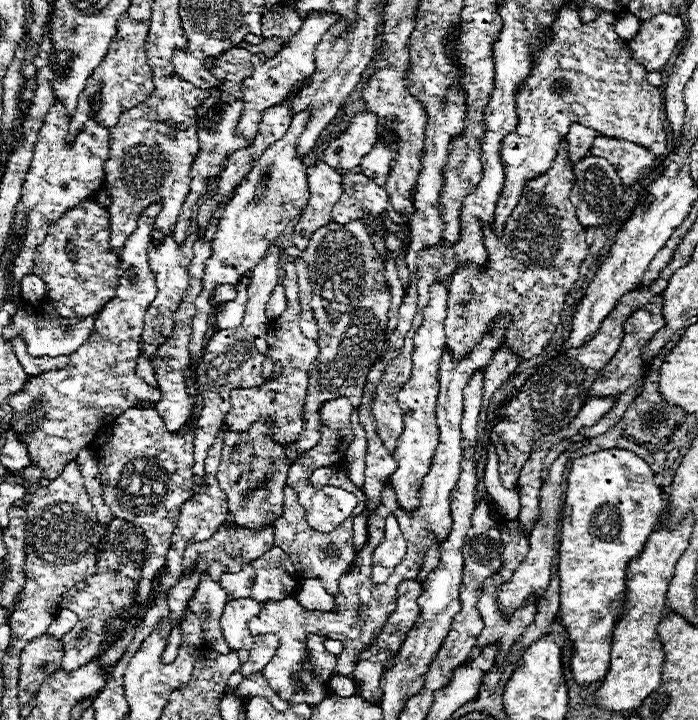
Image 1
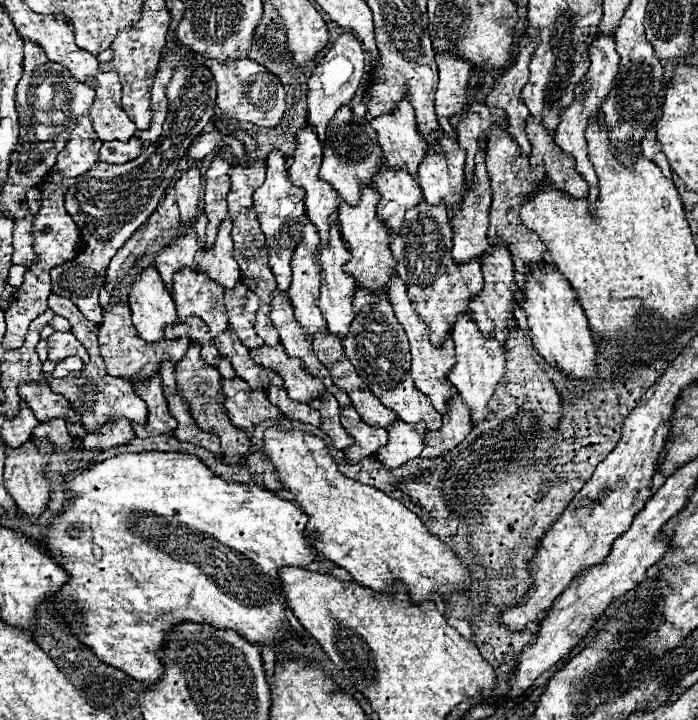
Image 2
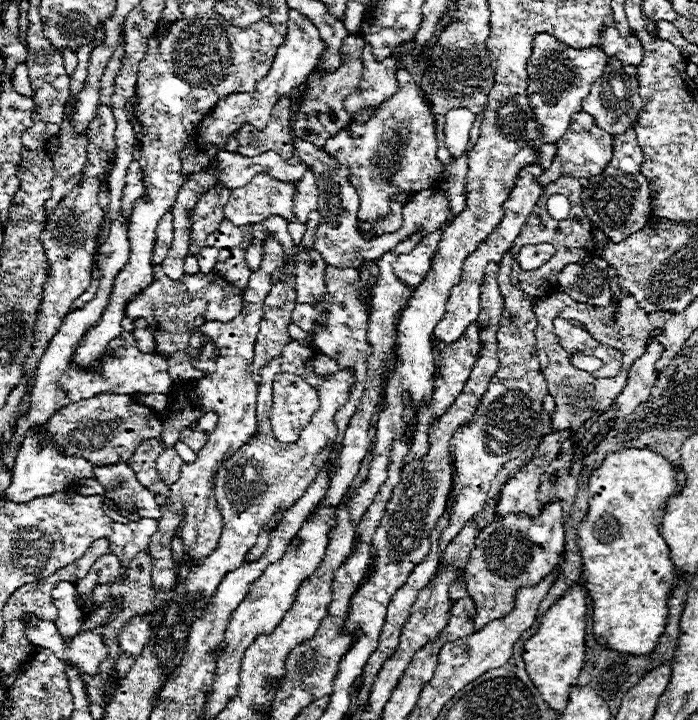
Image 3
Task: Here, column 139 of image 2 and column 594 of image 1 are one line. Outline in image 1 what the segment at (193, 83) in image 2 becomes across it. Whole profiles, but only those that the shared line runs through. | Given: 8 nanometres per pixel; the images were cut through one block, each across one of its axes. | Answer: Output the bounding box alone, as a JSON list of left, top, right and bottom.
[570,156,628,228]

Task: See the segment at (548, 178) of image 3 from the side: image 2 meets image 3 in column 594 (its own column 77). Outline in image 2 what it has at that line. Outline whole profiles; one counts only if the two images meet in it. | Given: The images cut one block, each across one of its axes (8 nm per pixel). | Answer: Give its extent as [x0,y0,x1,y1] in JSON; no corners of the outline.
[56,116,102,178]

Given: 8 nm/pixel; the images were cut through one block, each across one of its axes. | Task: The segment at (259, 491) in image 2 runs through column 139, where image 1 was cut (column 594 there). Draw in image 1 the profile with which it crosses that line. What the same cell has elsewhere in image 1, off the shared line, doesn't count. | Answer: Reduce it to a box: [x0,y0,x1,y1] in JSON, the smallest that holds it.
[558,450,668,684]

